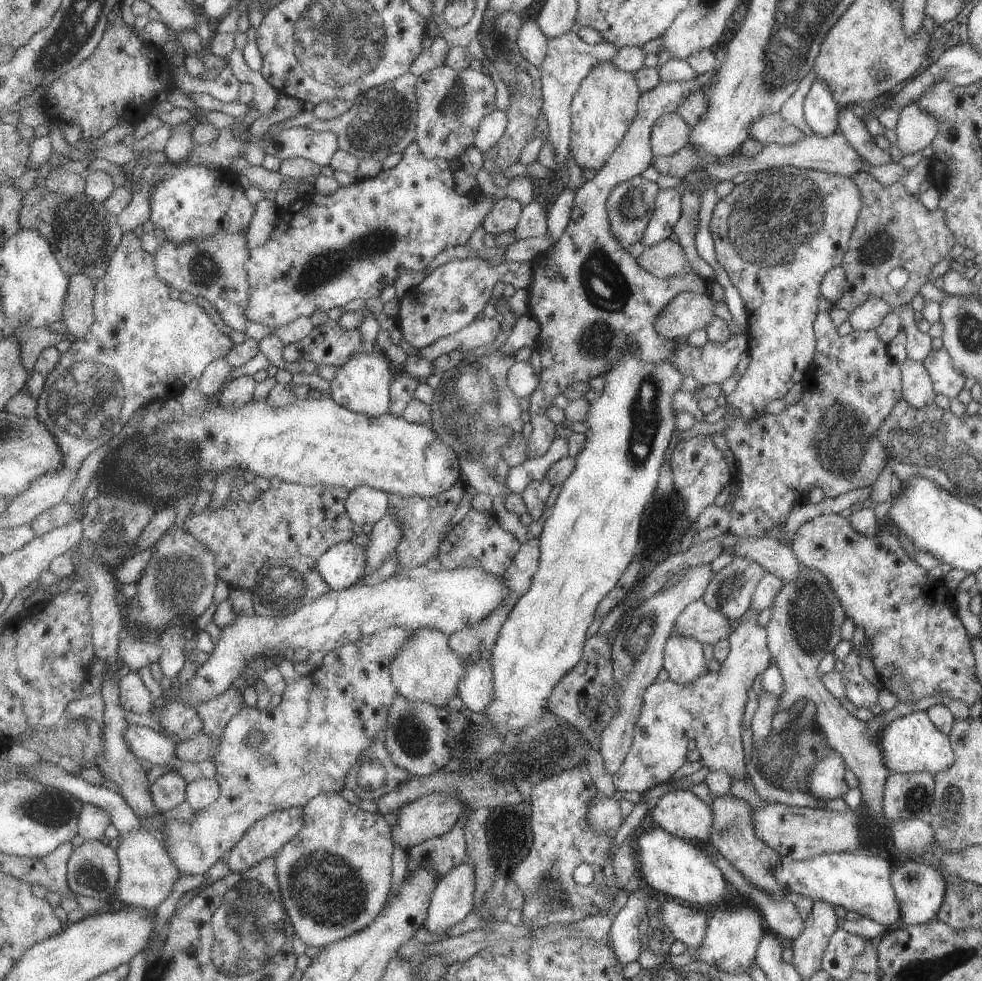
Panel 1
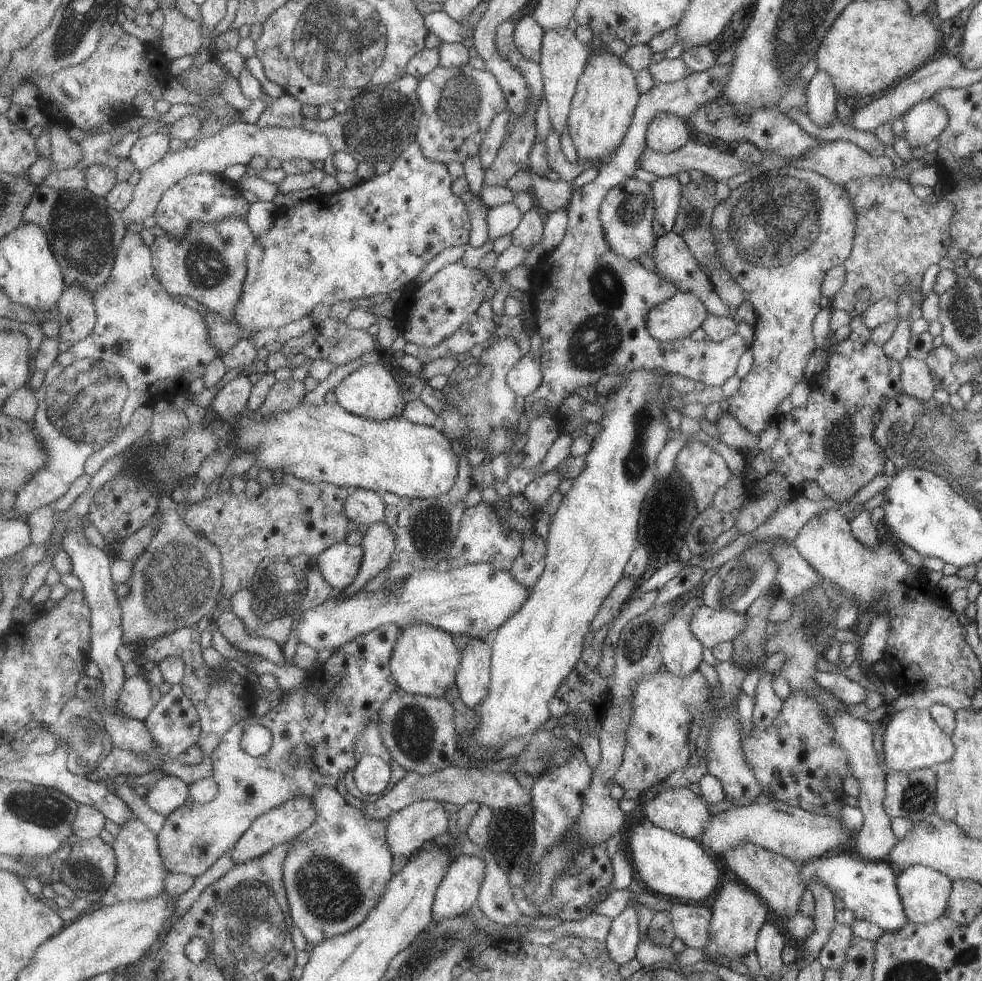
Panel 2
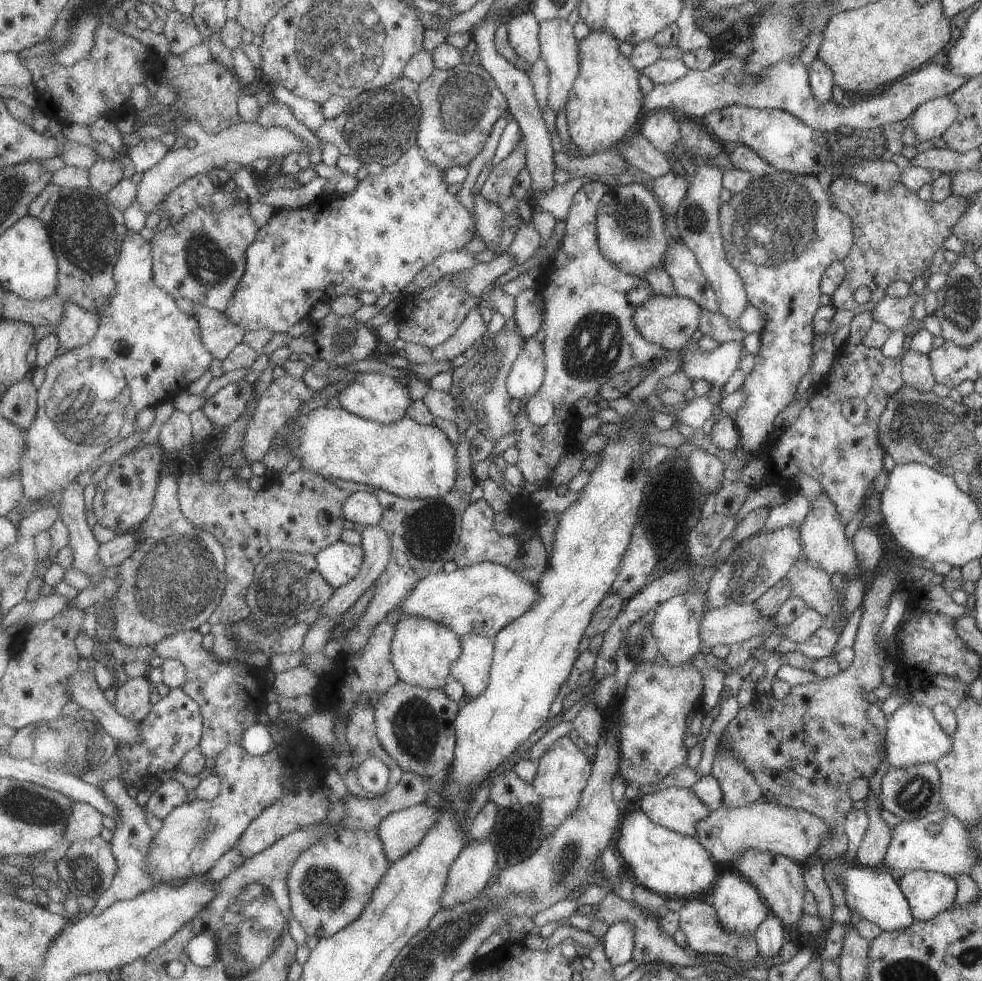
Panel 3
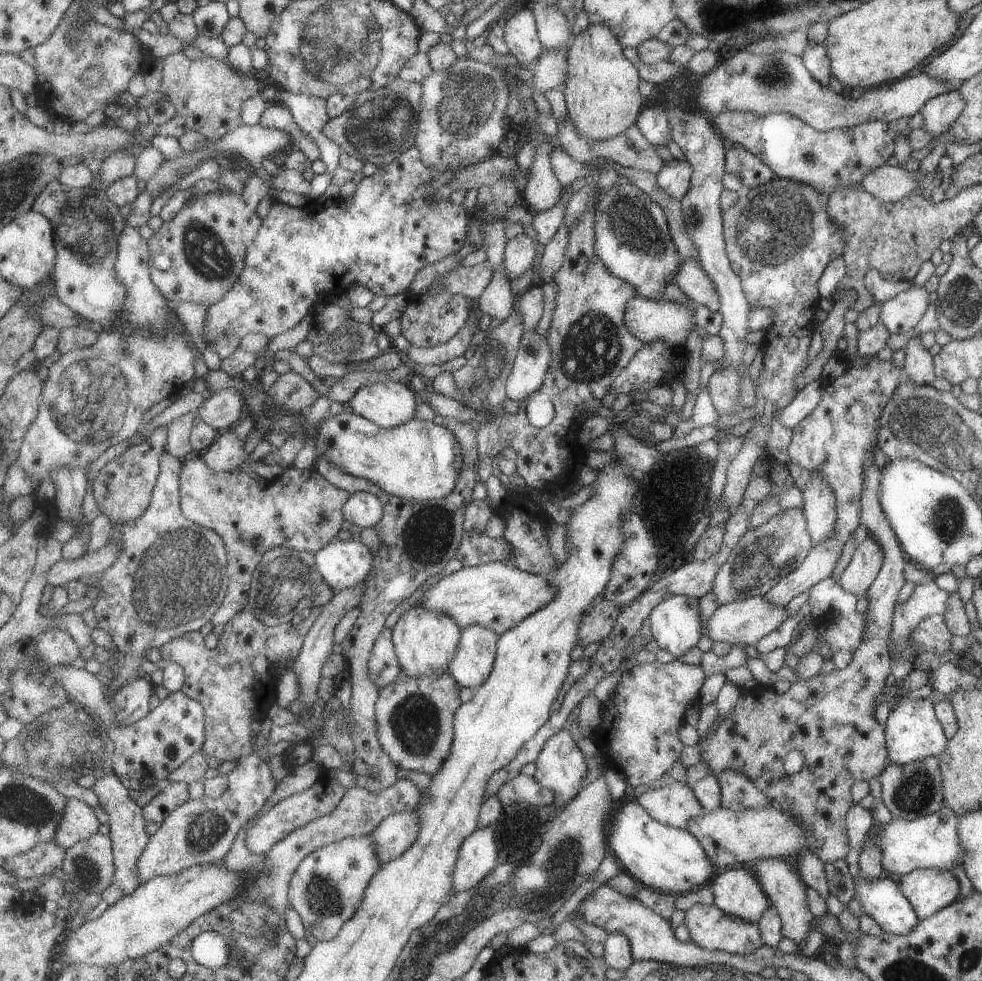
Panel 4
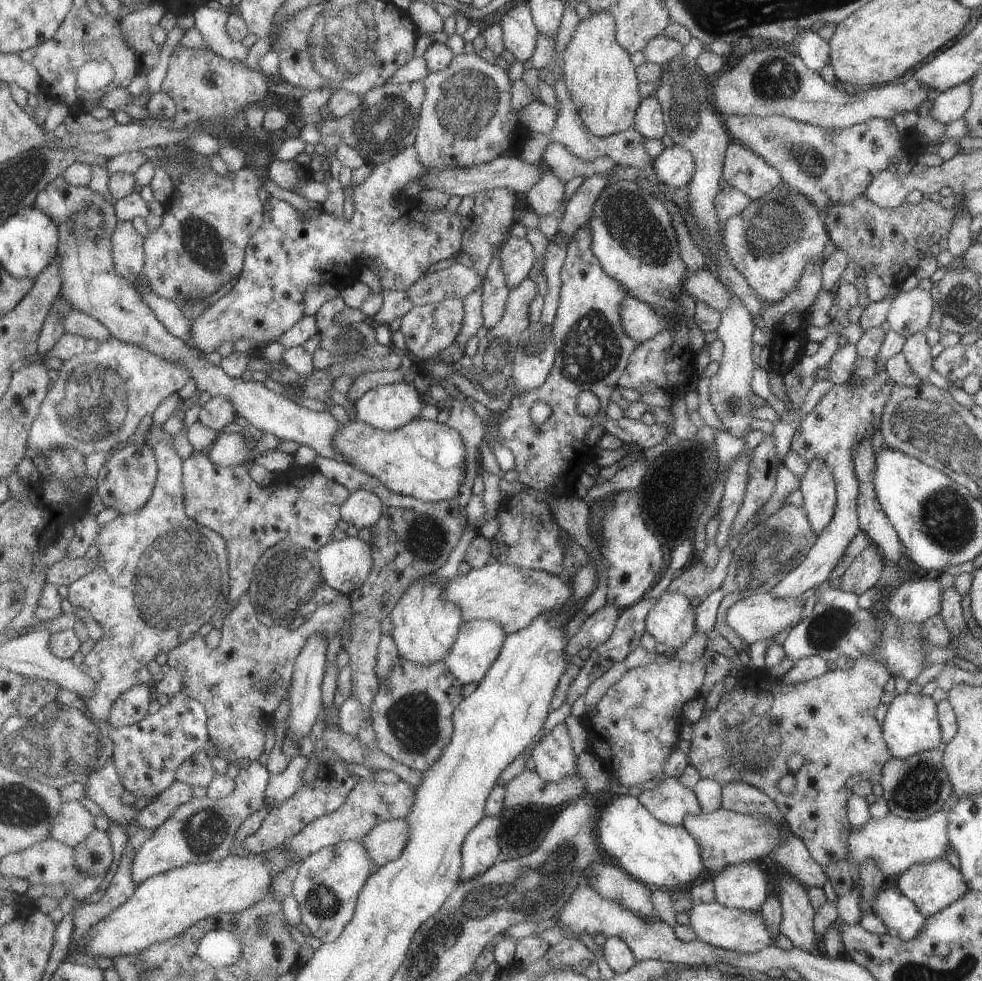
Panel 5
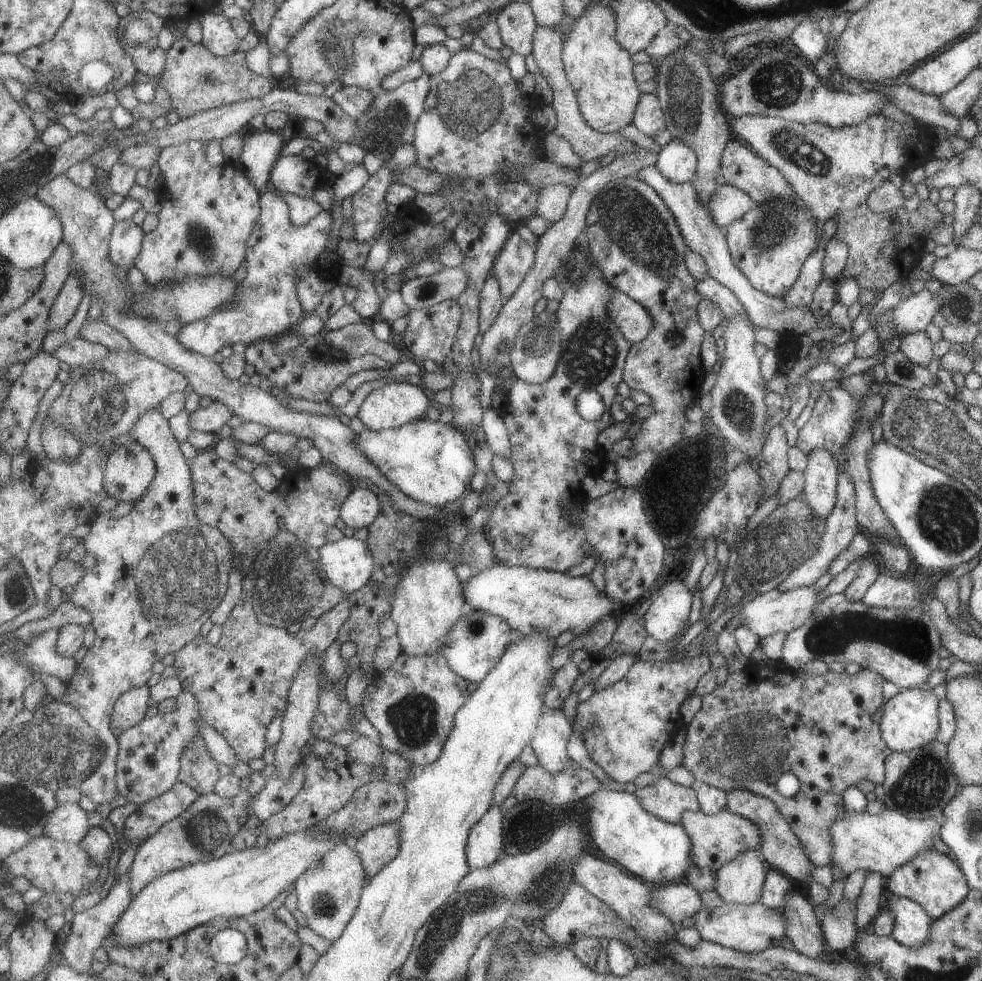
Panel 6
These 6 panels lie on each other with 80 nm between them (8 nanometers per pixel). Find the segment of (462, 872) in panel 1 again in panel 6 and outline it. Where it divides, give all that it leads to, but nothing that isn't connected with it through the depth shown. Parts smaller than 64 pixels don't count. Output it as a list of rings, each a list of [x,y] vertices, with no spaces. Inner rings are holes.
[[[492,806],[471,830],[467,842],[469,870],[489,868],[504,857],[504,814],[502,806]]]

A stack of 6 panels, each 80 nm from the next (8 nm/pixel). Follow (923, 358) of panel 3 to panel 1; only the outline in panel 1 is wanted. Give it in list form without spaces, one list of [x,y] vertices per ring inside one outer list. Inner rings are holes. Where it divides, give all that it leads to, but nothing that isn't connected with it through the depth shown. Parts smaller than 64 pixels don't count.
[[[906,358],[901,362],[902,399],[916,409],[933,403],[936,393],[933,390],[929,373],[922,361]]]

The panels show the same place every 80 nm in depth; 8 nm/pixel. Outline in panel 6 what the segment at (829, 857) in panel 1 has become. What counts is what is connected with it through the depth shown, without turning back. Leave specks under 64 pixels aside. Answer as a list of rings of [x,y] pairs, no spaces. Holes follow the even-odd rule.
[[[892,895],[882,908],[893,914],[891,937],[896,942],[910,948],[919,948],[925,944],[932,918],[919,904],[904,897]]]

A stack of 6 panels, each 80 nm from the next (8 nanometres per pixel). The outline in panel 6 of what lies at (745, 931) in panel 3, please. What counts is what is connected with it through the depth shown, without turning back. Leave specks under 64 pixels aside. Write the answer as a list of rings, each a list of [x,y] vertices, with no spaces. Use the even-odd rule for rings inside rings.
[[[747,850],[721,866],[715,872],[717,896],[724,903],[749,905],[759,901],[766,876],[763,861],[758,850]]]

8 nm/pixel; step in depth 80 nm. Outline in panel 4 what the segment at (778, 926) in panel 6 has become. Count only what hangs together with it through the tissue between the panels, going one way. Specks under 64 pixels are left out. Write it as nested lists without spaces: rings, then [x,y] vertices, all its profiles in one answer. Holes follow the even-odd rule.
[[[695,904],[684,912],[683,919],[689,930],[691,942],[706,949],[725,951],[734,955],[748,955],[764,944],[758,923],[730,917],[713,905]]]

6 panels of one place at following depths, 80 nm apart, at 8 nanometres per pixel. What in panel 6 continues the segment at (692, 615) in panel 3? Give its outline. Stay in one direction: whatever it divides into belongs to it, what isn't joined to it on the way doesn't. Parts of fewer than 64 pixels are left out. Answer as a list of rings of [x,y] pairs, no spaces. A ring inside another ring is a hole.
[[[669,577],[654,593],[644,615],[646,633],[658,642],[681,636],[687,630],[685,620],[691,606],[689,590],[681,581]]]

